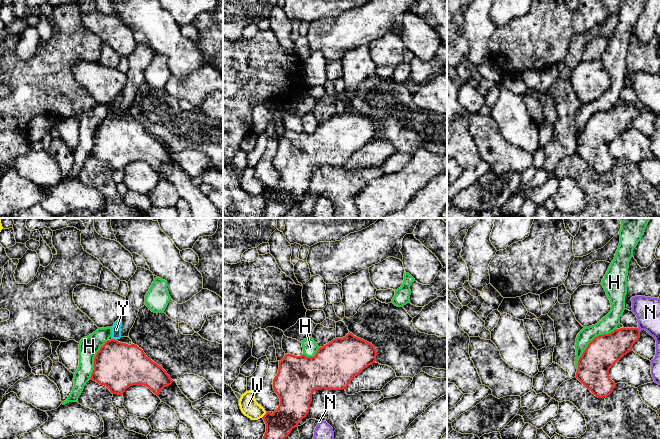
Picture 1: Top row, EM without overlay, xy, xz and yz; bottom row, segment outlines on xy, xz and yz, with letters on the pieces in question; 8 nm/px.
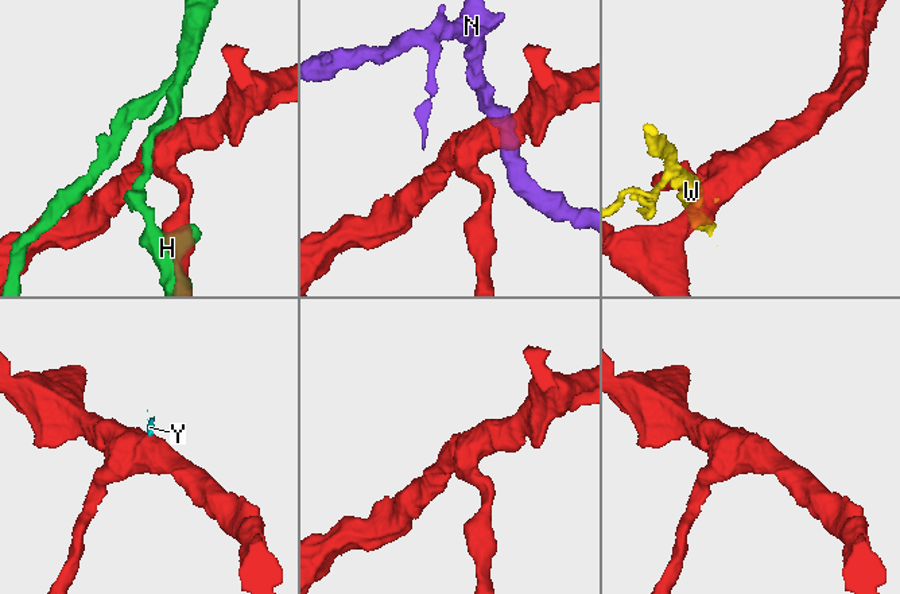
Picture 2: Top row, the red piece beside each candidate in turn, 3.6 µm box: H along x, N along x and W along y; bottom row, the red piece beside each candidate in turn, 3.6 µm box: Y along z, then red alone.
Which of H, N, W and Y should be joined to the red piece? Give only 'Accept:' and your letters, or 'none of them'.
Accept: none of them

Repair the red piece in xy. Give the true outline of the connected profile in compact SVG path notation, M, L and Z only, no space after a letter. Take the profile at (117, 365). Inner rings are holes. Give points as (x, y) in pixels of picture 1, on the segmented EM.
M115 339L106 341L97 352L90 380L106 386L112 394L123 395L130 386L144 385L157 396L173 382L137 345Z

